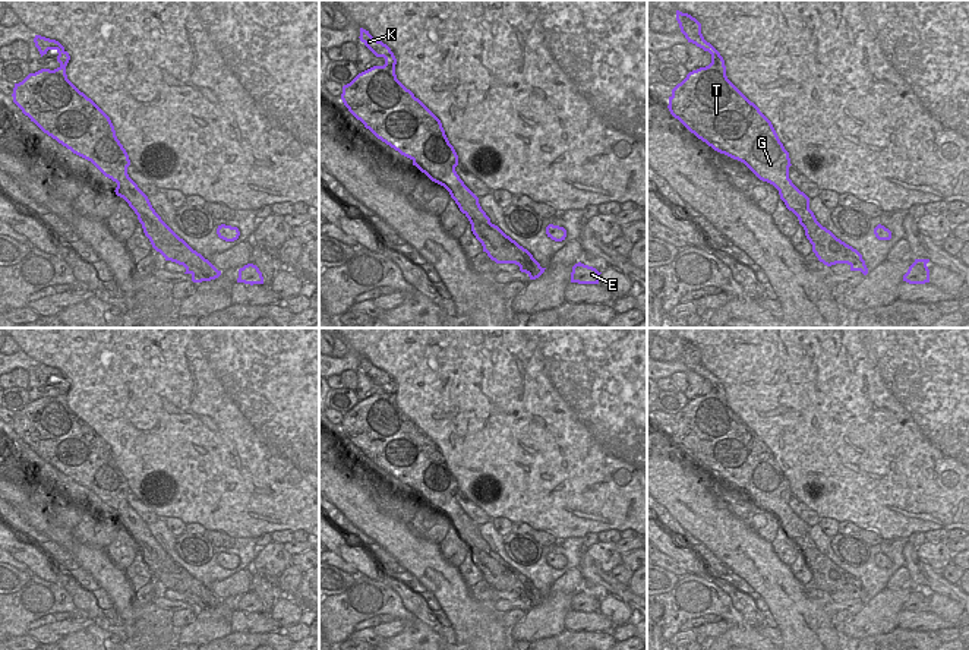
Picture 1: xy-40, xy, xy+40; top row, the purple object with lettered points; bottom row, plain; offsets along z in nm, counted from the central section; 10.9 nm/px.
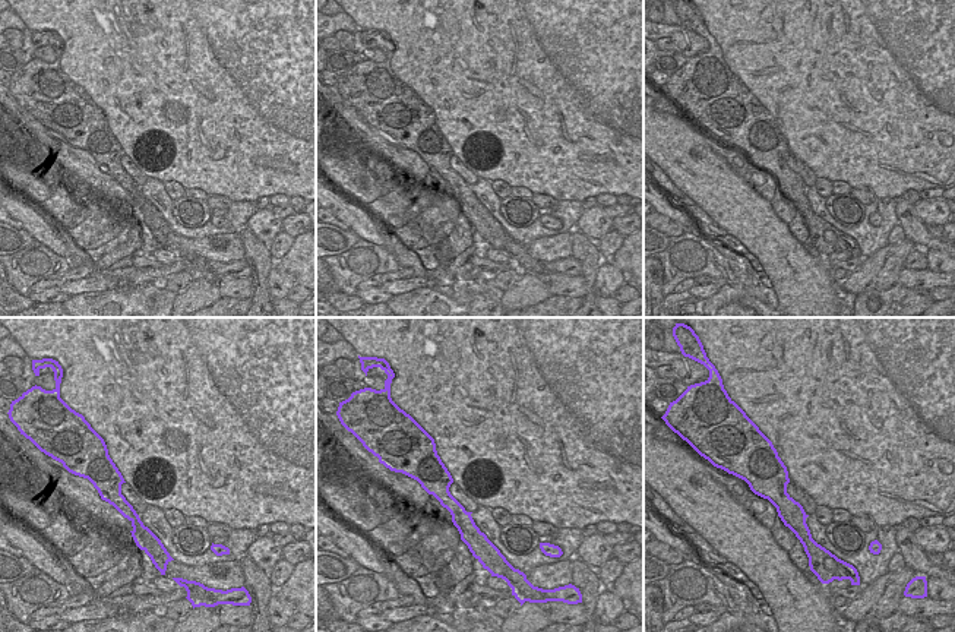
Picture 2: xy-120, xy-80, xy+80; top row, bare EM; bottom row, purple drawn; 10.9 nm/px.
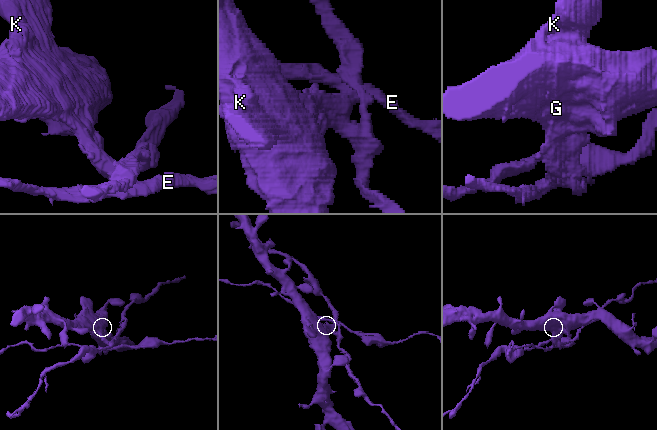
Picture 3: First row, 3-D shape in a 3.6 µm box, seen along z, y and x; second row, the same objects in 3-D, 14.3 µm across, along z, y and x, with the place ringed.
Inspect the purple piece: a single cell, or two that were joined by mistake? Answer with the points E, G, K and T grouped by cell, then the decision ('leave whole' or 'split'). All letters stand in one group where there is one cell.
E / G K T | split

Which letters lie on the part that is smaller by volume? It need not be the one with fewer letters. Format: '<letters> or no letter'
E

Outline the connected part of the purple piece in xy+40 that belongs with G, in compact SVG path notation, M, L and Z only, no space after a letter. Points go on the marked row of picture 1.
M679 10L676 20L688 42L711 54L711 63L689 72L672 89L670 114L714 151L744 162L760 180L773 184L798 217L818 261L836 265L837 252L830 244L839 239L817 221L809 198L789 179L789 152L771 122L727 79L725 60L704 40L701 23Z

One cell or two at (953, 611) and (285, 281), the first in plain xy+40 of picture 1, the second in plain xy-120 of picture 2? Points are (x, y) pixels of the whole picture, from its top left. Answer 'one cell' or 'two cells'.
one cell

